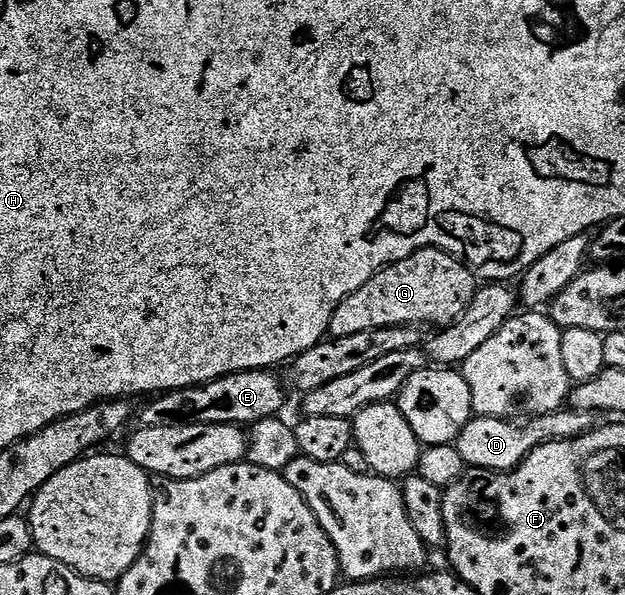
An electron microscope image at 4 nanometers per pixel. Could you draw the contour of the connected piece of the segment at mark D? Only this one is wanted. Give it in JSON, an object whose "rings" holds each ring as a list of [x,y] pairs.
{"rings":[[[561,409],[549,415],[538,415],[527,421],[513,421],[476,415],[458,433],[454,446],[458,453],[462,453],[462,461],[468,467],[481,467],[491,471],[513,471],[520,462],[534,449],[546,445],[550,441],[572,439],[575,435],[582,435],[593,430],[593,412],[575,409]]]}

